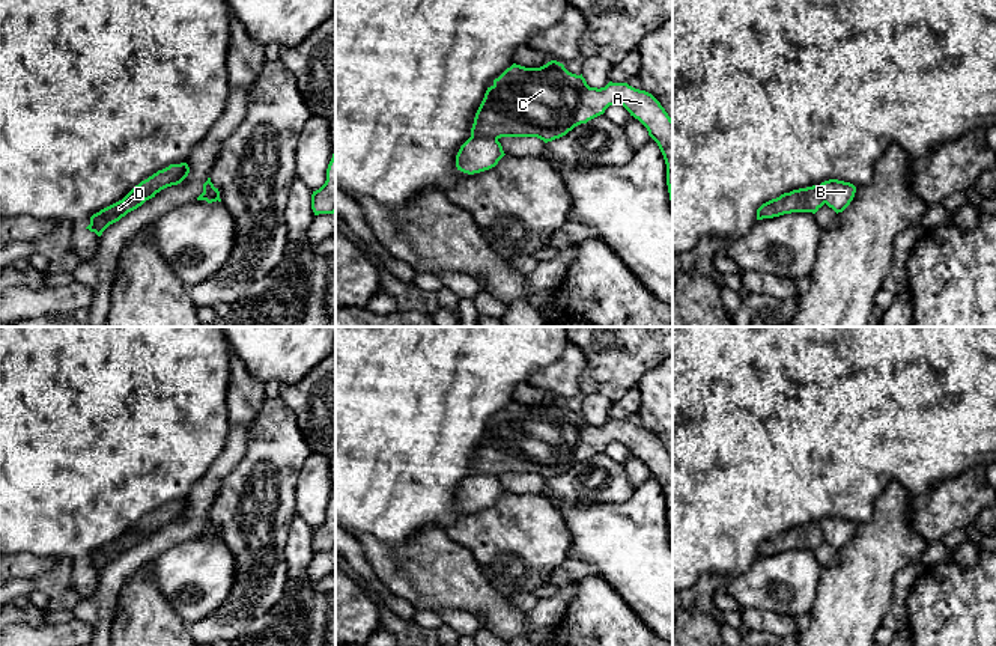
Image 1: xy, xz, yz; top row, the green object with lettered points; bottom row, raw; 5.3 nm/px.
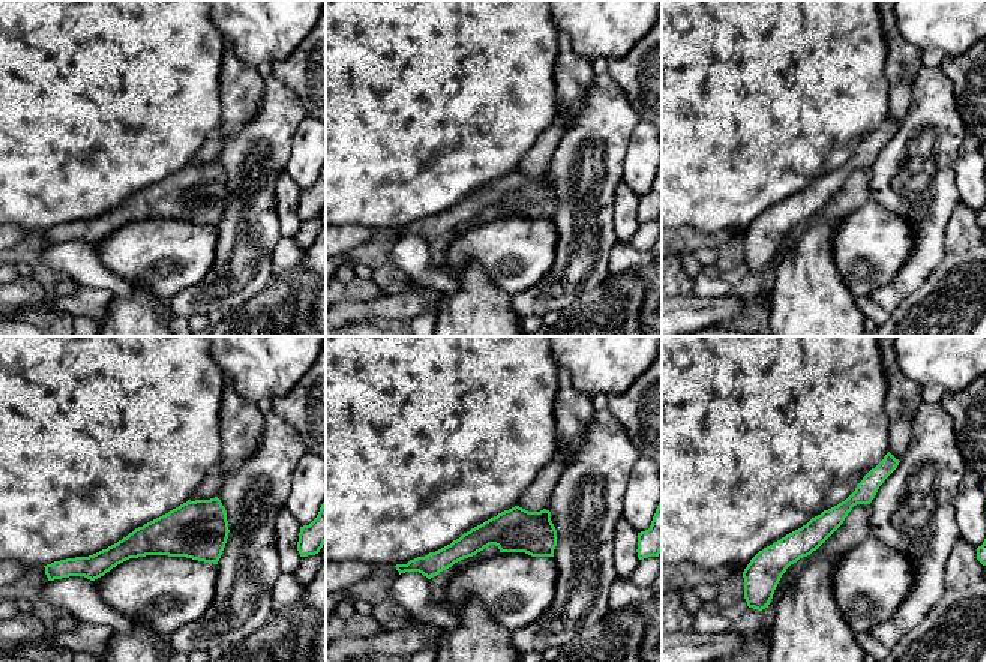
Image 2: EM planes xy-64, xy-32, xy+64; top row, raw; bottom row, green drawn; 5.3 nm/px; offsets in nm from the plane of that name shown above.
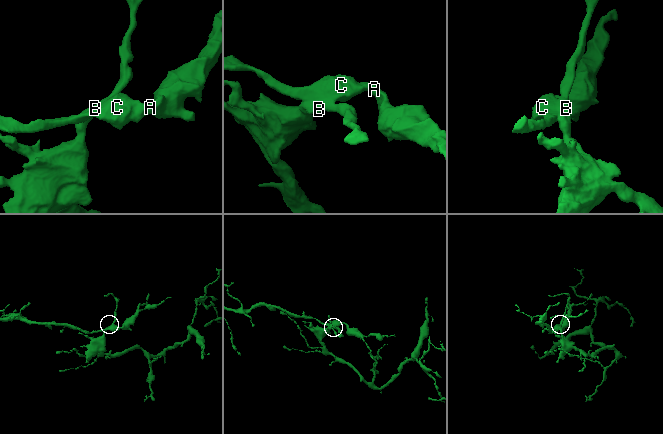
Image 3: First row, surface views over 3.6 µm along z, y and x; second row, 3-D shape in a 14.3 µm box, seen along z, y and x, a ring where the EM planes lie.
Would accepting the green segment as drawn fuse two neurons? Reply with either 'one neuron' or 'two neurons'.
two neurons

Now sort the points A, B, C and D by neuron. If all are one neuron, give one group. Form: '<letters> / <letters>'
A C D / B

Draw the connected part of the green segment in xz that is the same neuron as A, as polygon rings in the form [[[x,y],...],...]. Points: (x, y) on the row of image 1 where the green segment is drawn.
[[[557,60],[540,68],[513,63],[487,87],[471,137],[537,137],[548,143],[603,114],[614,104],[623,105],[657,143],[667,164],[673,206],[673,119],[651,93],[627,83],[609,81],[597,89]]]

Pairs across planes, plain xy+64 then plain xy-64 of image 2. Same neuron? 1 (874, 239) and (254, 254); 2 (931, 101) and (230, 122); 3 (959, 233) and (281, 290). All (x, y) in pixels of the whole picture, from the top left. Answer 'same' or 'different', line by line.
1: different
2: different
3: same

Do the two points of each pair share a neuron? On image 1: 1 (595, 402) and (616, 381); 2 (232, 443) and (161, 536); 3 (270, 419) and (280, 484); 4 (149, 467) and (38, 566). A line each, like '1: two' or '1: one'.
1: two
2: one
3: one
4: two

